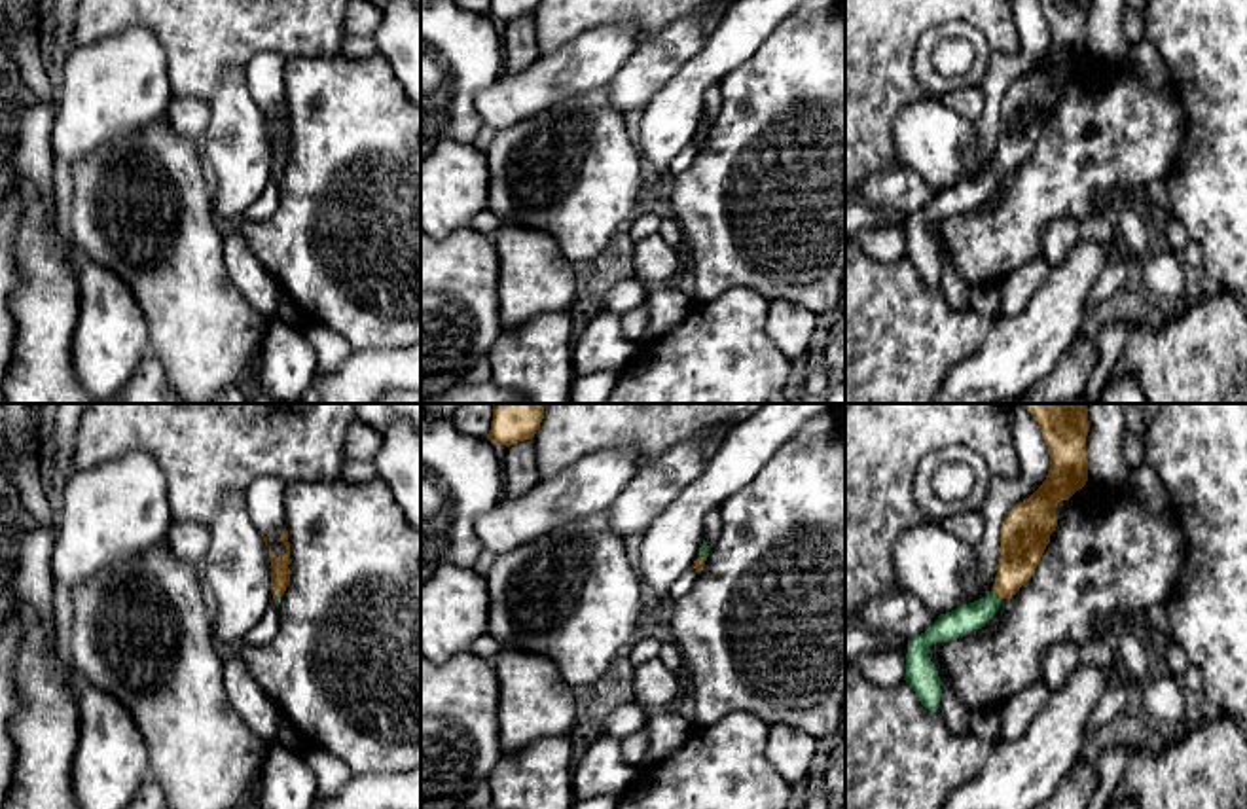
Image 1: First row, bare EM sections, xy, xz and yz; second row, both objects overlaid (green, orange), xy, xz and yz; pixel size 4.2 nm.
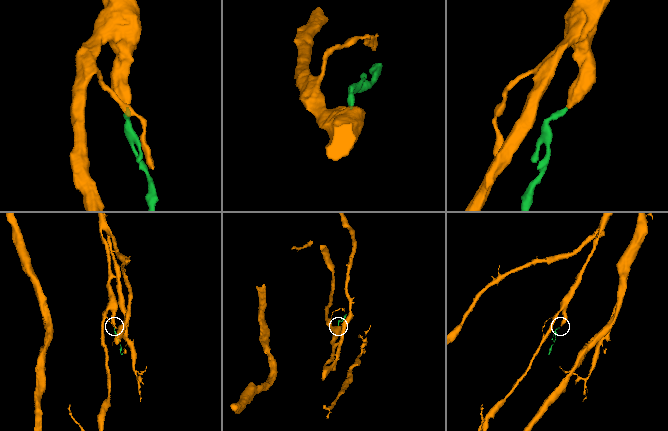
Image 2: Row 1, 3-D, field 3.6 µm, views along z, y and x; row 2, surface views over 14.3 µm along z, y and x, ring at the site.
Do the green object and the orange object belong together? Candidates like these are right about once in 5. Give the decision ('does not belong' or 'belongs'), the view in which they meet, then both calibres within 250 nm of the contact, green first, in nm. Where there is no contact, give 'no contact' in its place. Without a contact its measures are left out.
belongs; contact in yz; calibres 120 and 190 nm

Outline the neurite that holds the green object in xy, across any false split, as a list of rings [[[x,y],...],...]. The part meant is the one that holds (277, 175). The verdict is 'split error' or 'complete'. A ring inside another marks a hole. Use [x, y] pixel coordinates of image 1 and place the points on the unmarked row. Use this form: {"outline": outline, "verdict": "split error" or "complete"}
{"outline": [[[284,104],[280,110],[280,117],[286,121],[286,129],[277,133],[271,125],[269,125],[269,133],[271,133],[271,165],[273,165],[273,174],[275,180],[279,182],[280,172],[284,171],[288,157],[290,157],[290,150],[292,146],[288,144],[288,140],[292,138],[290,135],[290,117],[288,117],[288,106]]], "verdict": "split error"}

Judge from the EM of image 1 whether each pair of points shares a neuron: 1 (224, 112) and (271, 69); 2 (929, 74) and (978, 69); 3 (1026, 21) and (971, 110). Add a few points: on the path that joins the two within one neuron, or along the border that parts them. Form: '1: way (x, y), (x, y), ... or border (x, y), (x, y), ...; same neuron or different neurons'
1: border (241, 69), (247, 91), (260, 110); different neurons
2: way (940, 82), (967, 80); same neuron
3: border (982, 88), (984, 110), (975, 120); different neurons

